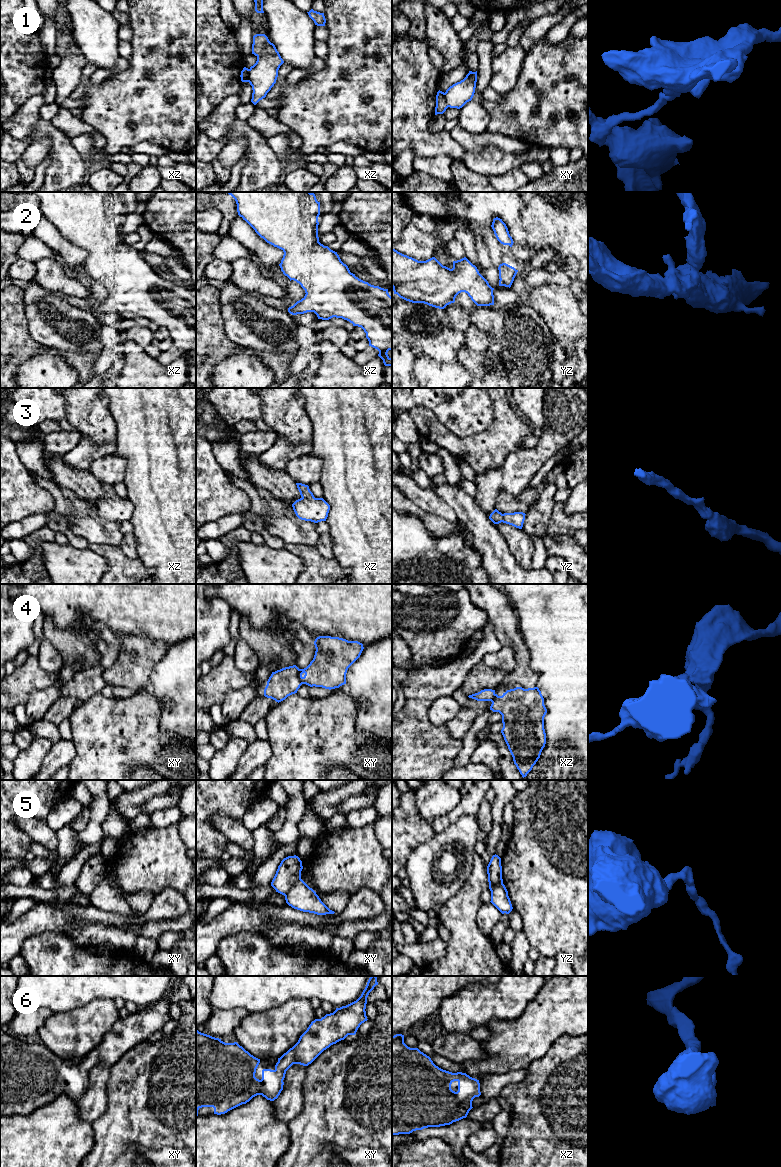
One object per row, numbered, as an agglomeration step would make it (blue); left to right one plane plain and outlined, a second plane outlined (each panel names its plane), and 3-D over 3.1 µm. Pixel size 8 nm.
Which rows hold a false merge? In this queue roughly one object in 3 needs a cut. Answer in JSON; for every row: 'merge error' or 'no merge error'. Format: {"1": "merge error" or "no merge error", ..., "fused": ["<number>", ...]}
{"1": "merge error", "2": "no merge error", "3": "no merge error", "4": "merge error", "5": "merge error", "6": "no merge error", "fused": ["1", "4", "5"]}

